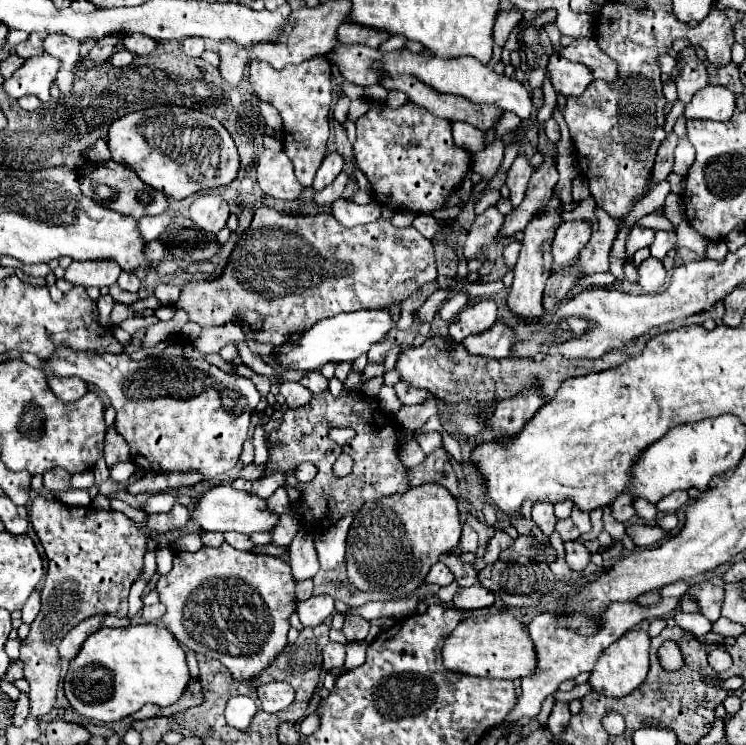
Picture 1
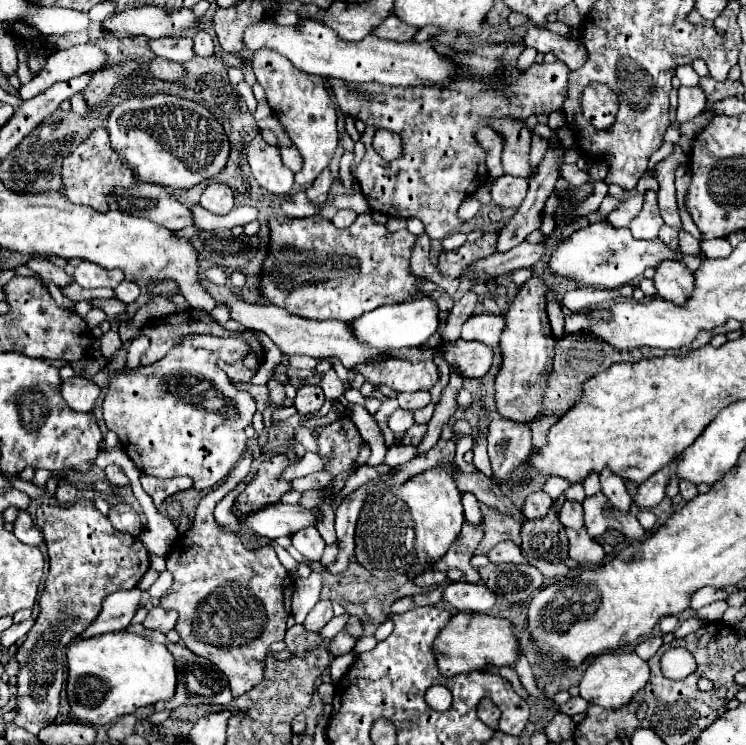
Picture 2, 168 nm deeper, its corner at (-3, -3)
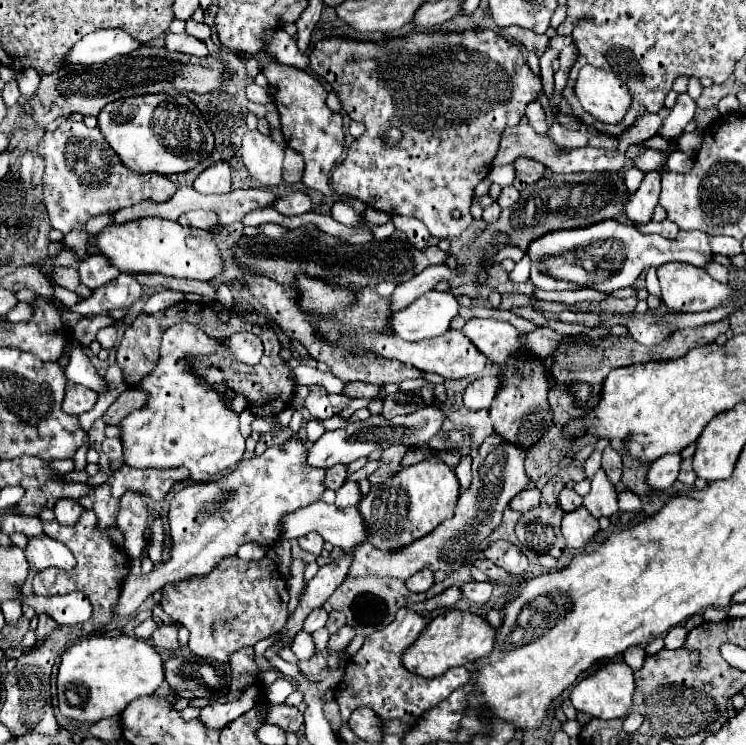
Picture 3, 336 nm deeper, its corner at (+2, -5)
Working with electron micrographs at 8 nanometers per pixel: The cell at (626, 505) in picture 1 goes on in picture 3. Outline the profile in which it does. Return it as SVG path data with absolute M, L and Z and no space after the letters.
M667 454L659 460L655 460L649 468L649 486L653 490L669 488L677 480L681 460L683 460L681 454Z

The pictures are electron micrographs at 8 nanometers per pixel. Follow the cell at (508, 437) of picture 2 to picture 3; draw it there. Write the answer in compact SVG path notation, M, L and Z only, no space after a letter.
M499 434L485 438L479 448L479 454L473 458L473 478L471 486L459 494L455 516L441 522L431 534L411 542L411 546L403 546L403 550L377 550L371 544L363 544L353 552L353 564L349 568L349 576L381 576L381 578L399 578L407 580L421 568L429 568L431 572L445 570L453 572L455 566L461 568L469 564L471 558L477 558L479 544L487 538L503 518L505 506L511 502L515 494L527 488L529 476L523 468L525 452L517 446L507 444Z

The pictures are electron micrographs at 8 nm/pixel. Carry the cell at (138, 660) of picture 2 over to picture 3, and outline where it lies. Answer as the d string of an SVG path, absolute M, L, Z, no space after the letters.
M125 634L117 638L81 638L61 656L57 672L59 712L69 720L95 724L103 718L119 716L131 700L155 694L163 678L163 660L159 652L141 638Z

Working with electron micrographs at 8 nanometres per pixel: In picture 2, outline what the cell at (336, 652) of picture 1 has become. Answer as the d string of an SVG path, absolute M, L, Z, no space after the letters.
M340 632L340 634L336 634L332 640L330 640L330 652L332 652L332 656L334 658L340 658L340 656L344 656L344 654L348 654L348 652L352 652L354 650L354 644L356 644L356 640L348 634L348 632Z

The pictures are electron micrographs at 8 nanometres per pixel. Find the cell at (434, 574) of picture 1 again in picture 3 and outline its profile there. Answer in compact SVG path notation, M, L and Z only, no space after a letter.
M419 570L409 580L405 580L405 584L411 592L425 592L433 586L433 572L431 570Z

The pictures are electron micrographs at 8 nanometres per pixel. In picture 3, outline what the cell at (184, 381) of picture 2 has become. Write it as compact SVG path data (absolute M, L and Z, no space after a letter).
M179 322L165 330L159 364L139 386L141 390L149 392L149 402L141 410L127 414L119 424L125 464L133 468L185 466L193 480L209 482L221 470L237 464L243 458L245 438L239 432L239 416L225 408L213 386L189 370L189 362L215 354L219 346L231 348L231 352L247 364L259 362L263 354L263 344L253 332L237 332L219 344L193 324Z

